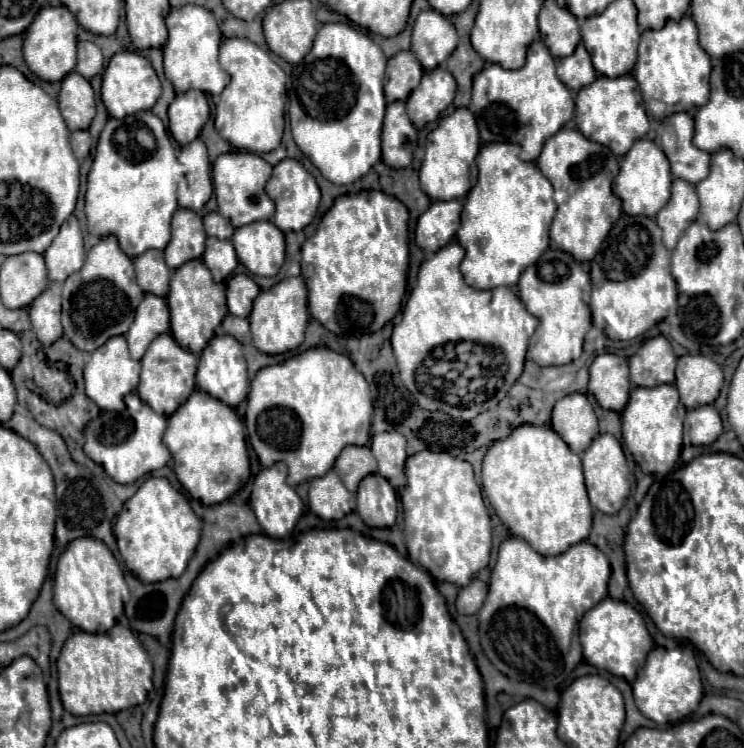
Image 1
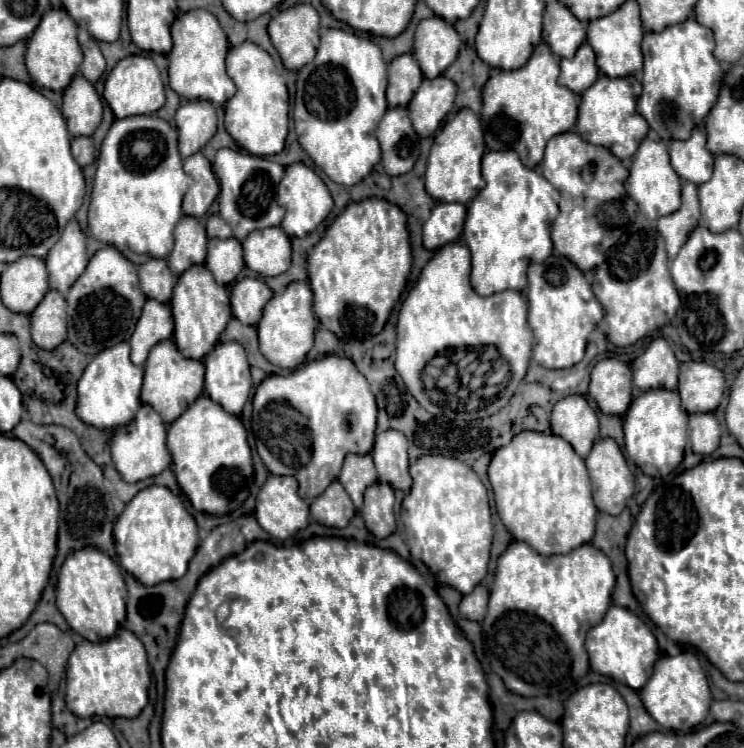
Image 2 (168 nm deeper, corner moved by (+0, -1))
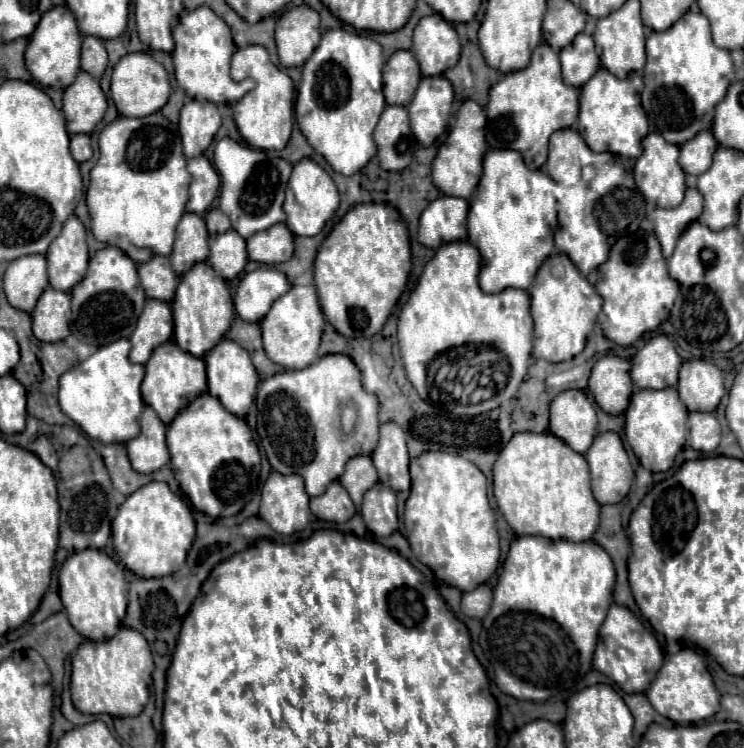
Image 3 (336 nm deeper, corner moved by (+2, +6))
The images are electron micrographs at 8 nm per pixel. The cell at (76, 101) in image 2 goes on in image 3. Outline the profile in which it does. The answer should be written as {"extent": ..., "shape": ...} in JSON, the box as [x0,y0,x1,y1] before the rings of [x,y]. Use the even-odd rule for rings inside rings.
{"extent":[63,71,107,133],"shape":[[[79,71],[77,79],[63,93],[63,113],[67,119],[67,131],[91,133],[95,125],[103,119],[107,111],[105,93],[99,87],[99,81],[89,73]]]}

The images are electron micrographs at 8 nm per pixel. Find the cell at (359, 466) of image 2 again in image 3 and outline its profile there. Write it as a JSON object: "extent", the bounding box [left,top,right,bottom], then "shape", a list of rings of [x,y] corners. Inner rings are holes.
{"extent":[339,455,377,507],"shape":[[[357,455],[351,457],[345,465],[343,475],[339,477],[339,483],[349,491],[353,503],[359,507],[363,501],[363,495],[377,483],[377,469],[369,455]]]}

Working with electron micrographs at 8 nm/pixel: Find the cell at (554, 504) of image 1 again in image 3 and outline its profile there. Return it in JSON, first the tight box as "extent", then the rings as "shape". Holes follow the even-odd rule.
{"extent":[493,433,599,541],"shape":[[[517,433],[493,465],[493,493],[505,521],[517,535],[589,541],[599,525],[599,503],[591,493],[589,465],[553,433]]]}

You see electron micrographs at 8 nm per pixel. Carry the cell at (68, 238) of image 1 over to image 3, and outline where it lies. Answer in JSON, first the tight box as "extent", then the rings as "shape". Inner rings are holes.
{"extent":[47,215,89,291],"shape":[[[71,215],[65,221],[61,235],[49,245],[47,251],[51,287],[71,291],[71,287],[85,277],[87,261],[89,253],[85,243],[85,227],[75,215]]]}

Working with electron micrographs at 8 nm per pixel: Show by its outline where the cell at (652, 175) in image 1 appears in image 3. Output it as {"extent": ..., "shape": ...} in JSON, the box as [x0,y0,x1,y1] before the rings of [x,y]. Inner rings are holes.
{"extent":[633,133,685,207],"shape":[[[649,133],[647,137],[643,137],[641,147],[643,147],[643,153],[633,167],[637,189],[643,193],[647,203],[653,203],[657,207],[677,207],[677,203],[681,203],[683,193],[685,193],[685,173],[681,171],[677,163],[679,145],[669,143],[657,133]]]}

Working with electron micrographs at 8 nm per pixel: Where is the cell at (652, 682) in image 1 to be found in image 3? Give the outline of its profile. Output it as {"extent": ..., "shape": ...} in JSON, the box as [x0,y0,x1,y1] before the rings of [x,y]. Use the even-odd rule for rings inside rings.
{"extent":[645,649,721,725],"shape":[[[681,649],[679,653],[669,655],[649,689],[645,691],[645,695],[657,713],[661,713],[677,725],[689,725],[709,719],[719,711],[721,697],[713,685],[711,673],[707,671],[703,659],[693,649]]]}

